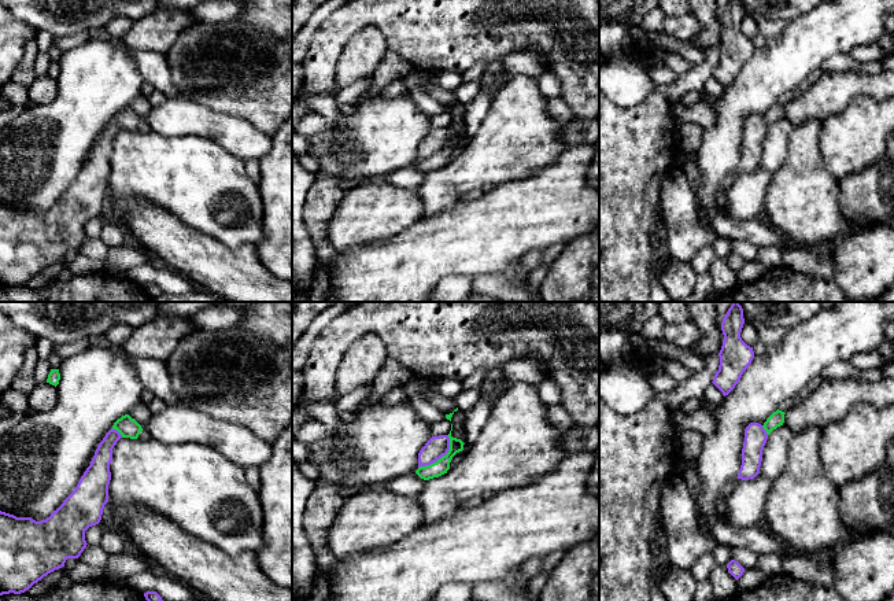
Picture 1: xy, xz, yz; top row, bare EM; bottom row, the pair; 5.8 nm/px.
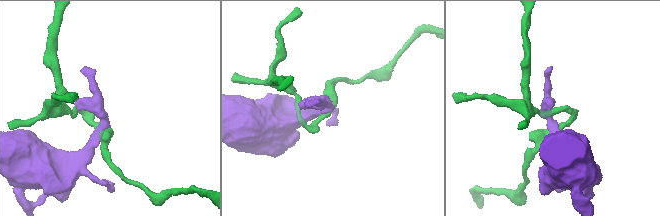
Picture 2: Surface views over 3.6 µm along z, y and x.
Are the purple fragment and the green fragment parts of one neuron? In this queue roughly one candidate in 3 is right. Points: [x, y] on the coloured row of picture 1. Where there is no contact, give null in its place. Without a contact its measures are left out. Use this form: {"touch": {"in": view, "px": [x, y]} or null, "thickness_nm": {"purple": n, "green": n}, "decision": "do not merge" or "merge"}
{"touch": {"in": "xz", "px": [440, 457]}, "thickness_nm": {"purple": 130, "green": 90}, "decision": "do not merge"}

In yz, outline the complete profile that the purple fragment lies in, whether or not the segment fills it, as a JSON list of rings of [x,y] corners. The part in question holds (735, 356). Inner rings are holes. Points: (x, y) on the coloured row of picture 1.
[[[732,302],[721,322],[724,340],[718,353],[718,370],[712,381],[724,397],[735,388],[754,358],[753,347],[740,338],[743,324],[743,309],[739,302]]]

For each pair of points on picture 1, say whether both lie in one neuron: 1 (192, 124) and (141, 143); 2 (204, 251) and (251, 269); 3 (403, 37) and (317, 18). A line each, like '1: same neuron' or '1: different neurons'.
1: different neurons
2: same neuron
3: different neurons

